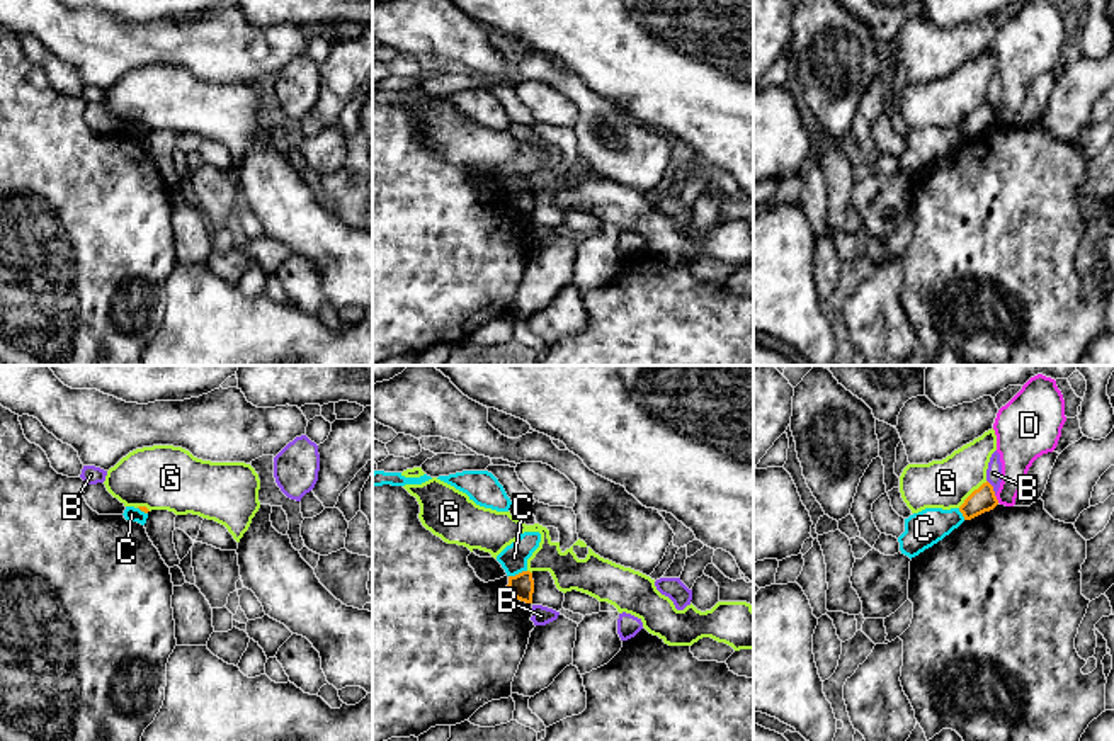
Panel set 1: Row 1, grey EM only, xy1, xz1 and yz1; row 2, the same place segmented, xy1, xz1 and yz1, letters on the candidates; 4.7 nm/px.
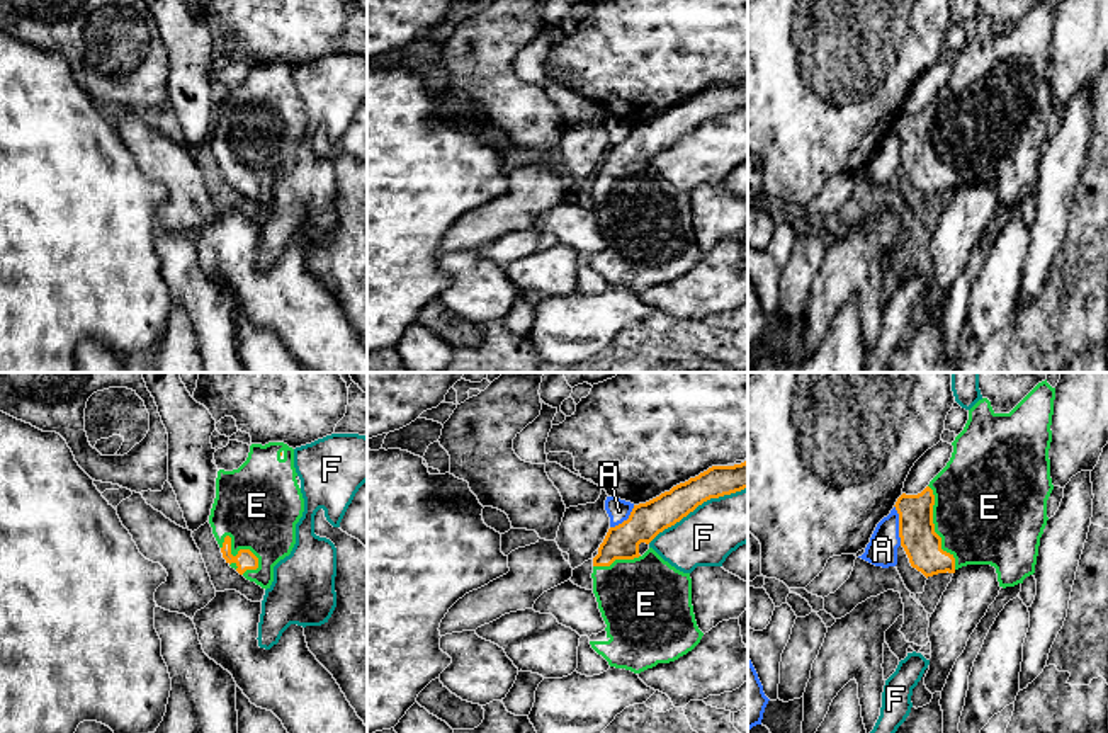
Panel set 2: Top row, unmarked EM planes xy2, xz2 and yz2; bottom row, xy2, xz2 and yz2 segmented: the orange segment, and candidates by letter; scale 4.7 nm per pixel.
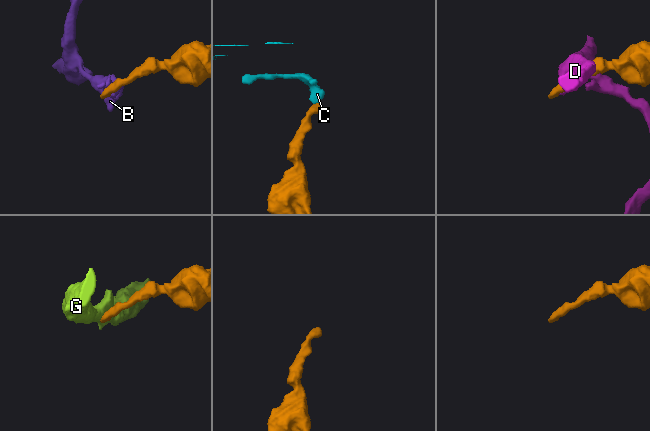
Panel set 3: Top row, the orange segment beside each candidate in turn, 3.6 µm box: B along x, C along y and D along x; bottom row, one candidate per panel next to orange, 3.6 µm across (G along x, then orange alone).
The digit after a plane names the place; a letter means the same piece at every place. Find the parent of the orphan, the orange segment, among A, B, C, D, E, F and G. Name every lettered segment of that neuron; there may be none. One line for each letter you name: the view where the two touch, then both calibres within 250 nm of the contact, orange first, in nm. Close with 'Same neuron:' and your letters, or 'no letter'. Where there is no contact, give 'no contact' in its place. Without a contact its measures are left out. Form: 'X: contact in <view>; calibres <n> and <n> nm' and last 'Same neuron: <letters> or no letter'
E: contact in yz2; calibres 180 and 480 nm
Same neuron: E

